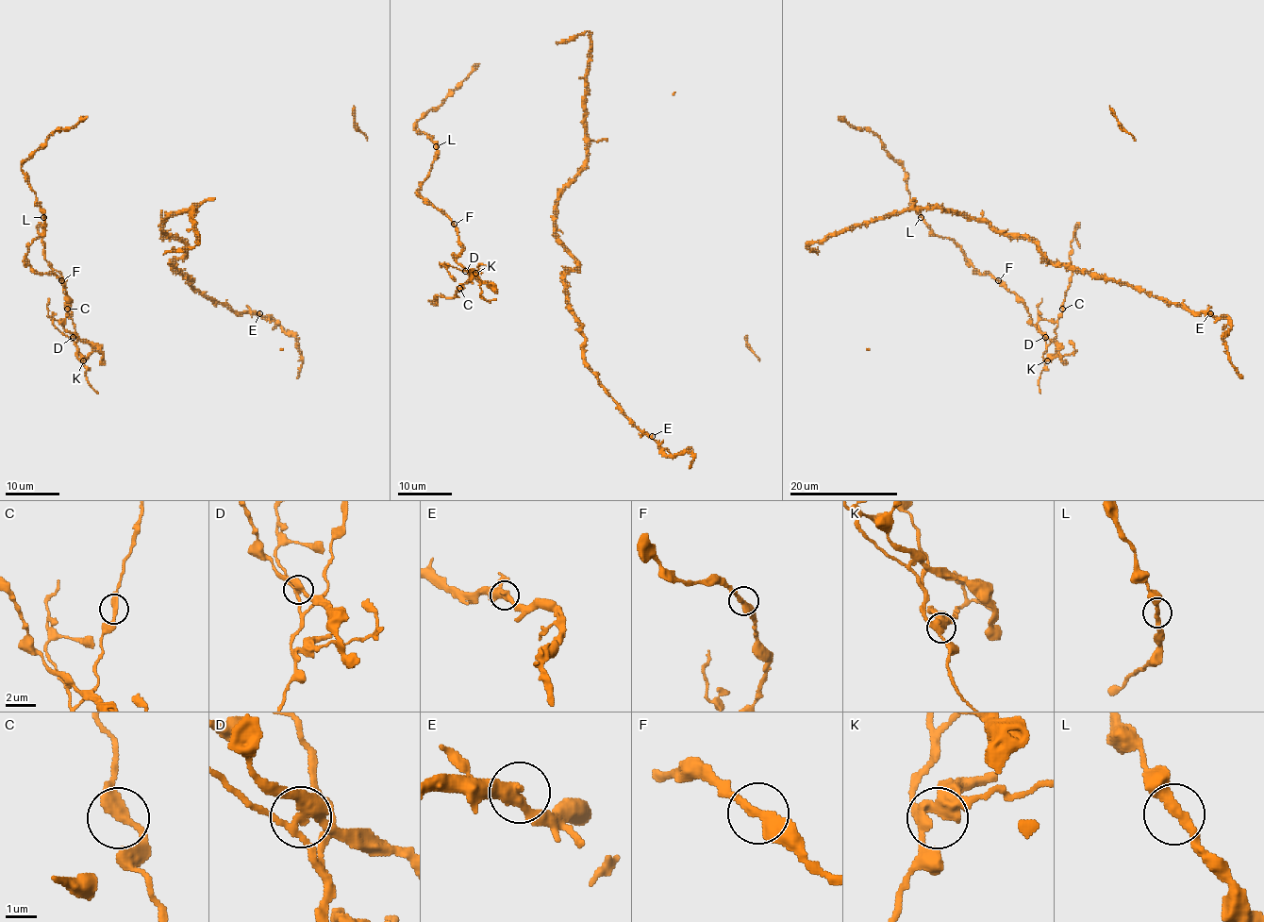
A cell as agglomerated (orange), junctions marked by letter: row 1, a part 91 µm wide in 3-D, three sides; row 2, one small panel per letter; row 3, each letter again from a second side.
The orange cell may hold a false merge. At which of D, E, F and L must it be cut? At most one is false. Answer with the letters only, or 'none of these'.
D

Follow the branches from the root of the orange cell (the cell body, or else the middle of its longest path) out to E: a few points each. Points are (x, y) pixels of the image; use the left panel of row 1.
E: (172, 271), (175, 270), (189, 277), (206, 297), (223, 302), (238, 311), (259, 313)

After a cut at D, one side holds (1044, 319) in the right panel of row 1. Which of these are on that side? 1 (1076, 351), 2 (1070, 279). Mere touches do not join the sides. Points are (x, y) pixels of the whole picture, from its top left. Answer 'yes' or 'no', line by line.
1: yes
2: yes

